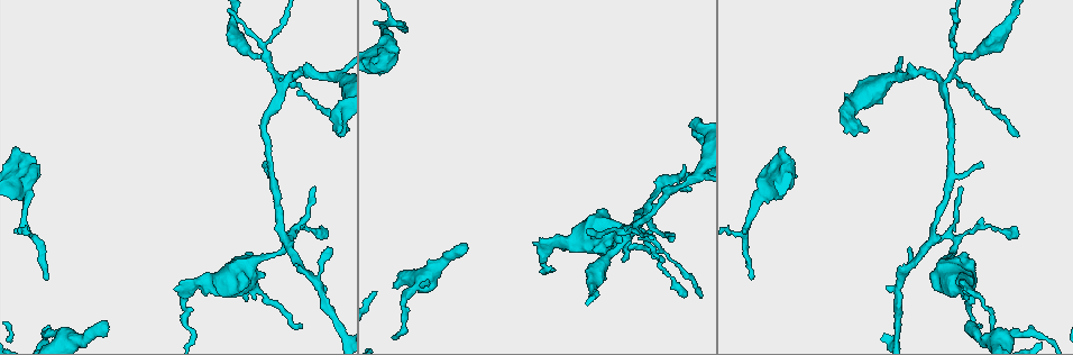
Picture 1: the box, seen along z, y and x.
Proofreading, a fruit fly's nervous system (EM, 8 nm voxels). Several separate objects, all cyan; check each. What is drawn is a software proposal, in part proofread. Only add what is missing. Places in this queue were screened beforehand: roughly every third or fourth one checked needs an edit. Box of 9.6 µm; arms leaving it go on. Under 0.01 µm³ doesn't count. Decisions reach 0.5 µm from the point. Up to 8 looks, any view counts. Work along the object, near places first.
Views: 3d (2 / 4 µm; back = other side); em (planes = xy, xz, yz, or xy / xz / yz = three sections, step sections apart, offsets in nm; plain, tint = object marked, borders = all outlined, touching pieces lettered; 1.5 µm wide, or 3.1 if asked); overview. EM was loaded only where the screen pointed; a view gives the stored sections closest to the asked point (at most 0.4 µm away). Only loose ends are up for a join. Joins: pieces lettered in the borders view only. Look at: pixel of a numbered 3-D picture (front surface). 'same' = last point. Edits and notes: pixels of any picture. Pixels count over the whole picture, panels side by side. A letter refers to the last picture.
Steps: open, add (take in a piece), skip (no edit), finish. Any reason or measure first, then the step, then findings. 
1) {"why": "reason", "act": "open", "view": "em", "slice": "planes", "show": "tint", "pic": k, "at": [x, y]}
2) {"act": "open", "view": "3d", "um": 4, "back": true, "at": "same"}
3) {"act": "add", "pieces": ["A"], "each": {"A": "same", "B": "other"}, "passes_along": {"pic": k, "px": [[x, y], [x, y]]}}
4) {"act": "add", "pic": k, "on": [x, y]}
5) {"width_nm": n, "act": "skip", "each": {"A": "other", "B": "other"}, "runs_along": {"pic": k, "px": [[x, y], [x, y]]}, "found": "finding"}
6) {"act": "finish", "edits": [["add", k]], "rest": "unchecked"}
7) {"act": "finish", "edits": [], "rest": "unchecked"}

{"why": "tapers out", "act": "open", "view": "3d", "um": 2, "pic": 1, "at": [672, 240]}

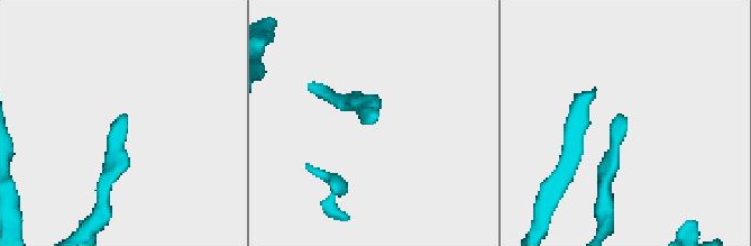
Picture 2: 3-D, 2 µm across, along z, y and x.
{"act": "open", "view": "em", "slice": "xy", "step": 8, "show": "borders", "pic": 2, "at": [377, 117]}

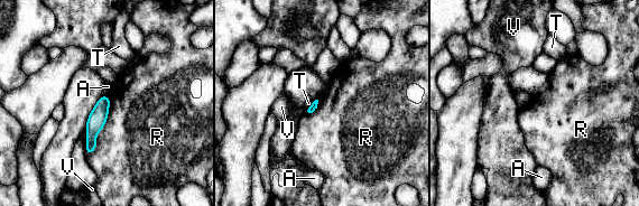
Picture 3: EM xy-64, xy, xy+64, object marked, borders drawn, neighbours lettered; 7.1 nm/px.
{"why": "cut it another way", "act": "open", "view": "em", "slice": "planes", "show": "borders", "at": "same"}

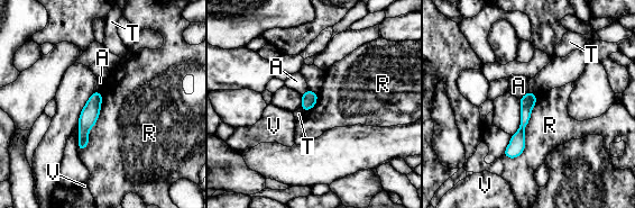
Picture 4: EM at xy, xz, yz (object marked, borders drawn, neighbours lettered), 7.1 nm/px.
{"act": "skip", "each": {"A": "other", "R": "other", "T": "other", "V": "other"}, "border": {"pic": 4, "px": [[101, 92], [98, 120], [79, 152]]}, "found": "no lettered piece goes on from it"}

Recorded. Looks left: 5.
{"why": "an open end", "act": "open", "view": "em", "slice": "yz", "step": 4, "show": "borders", "pic": 1, "at": [300, 327]}

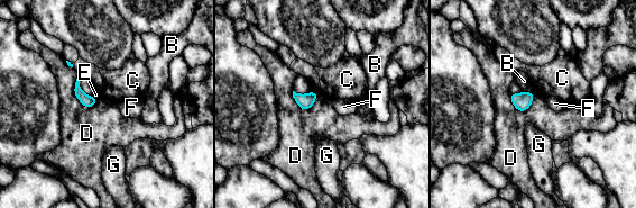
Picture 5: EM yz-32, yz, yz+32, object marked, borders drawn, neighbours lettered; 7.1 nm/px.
{"act": "skip", "each": {"B": "other", "C": "other", "D": "other", "E": "other", "F": "other", "G": "other"}, "found": "none of them fits"}

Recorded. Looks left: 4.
{"why": "branch stops here", "act": "open", "view": "3d", "um": 2, "pic": 1, "at": [47, 278]}

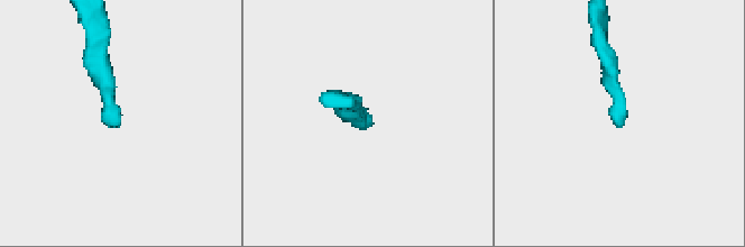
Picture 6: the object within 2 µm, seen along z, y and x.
{"act": "open", "view": "em", "slice": "planes", "show": "borders", "pic": 6, "at": [116, 121]}

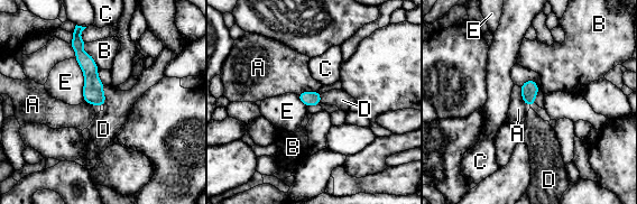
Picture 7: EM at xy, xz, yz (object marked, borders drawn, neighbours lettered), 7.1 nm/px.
{"longest_contact_nm": ["E", 320], "act": "add", "pieces": ["D"], "each": {"A": "other", "B": "other", "C": "other", "D": "same", "E": "other"}, "passes_along": {"pic": 7, "px": [[92, 92], [104, 95], [103, 129]]}, "found": "it goes on there"}

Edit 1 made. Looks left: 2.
{"act": "finish", "edits": [["add", 7]], "rest": "unchecked"}

